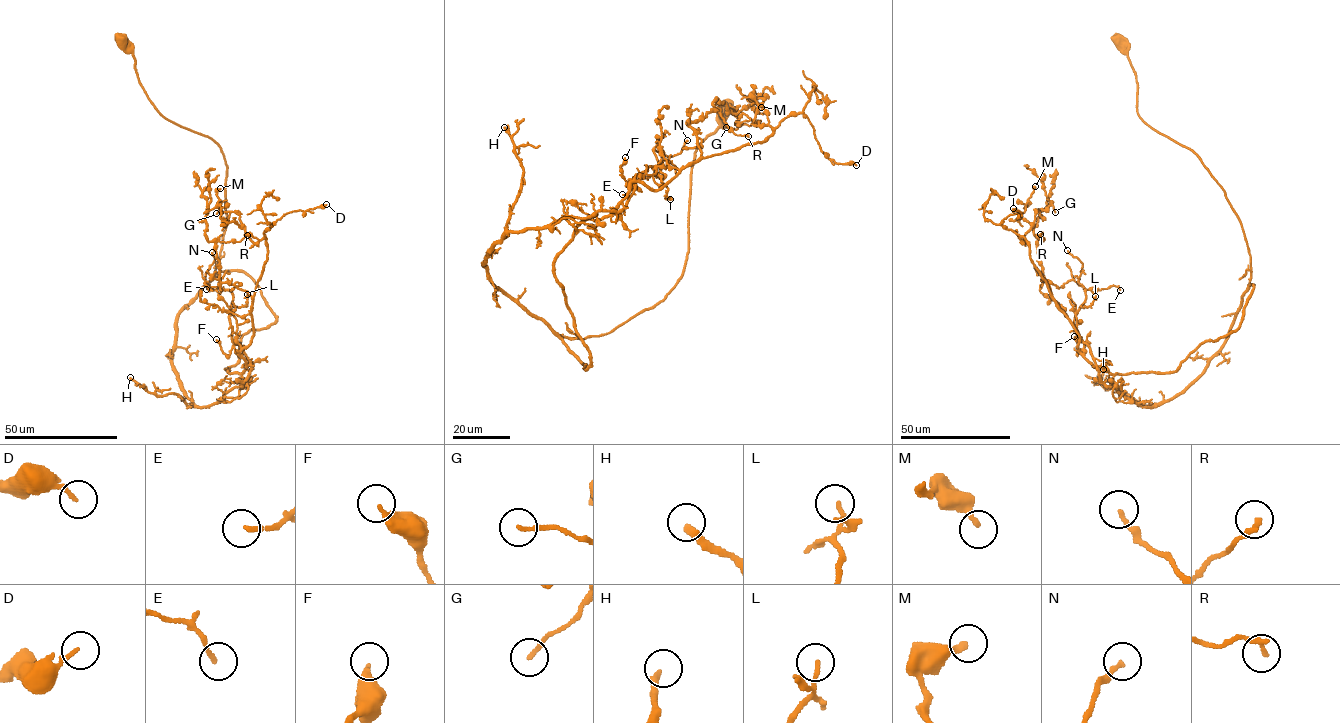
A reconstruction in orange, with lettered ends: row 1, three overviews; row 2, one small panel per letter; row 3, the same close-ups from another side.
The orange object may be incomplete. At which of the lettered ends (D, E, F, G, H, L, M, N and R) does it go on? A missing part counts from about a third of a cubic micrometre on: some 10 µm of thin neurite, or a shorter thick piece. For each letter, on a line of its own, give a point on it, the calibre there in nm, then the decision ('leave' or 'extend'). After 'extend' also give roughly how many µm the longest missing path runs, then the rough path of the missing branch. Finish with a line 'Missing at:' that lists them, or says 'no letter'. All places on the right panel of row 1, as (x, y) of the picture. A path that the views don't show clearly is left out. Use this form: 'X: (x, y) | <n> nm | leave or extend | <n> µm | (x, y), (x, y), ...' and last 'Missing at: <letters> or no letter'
D: (1013, 208) | 160 nm | leave
E: (1120, 290) | 150 nm | leave
F: (1074, 336) | 280 nm | leave
G: (1055, 212) | 150 nm | leave
H: (1103, 369) | 280 nm | leave
L: (1095, 296) | 150 nm | leave
M: (1035, 186) | 240 nm | leave
N: (1067, 250) | 170 nm | leave
R: (1040, 234) | 200 nm | leave
Missing at: no letter

